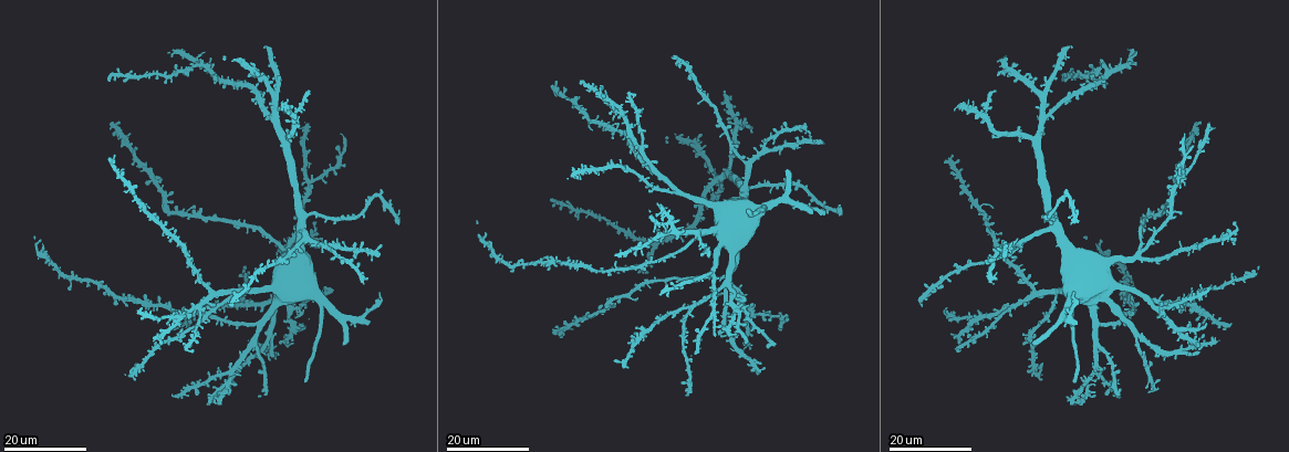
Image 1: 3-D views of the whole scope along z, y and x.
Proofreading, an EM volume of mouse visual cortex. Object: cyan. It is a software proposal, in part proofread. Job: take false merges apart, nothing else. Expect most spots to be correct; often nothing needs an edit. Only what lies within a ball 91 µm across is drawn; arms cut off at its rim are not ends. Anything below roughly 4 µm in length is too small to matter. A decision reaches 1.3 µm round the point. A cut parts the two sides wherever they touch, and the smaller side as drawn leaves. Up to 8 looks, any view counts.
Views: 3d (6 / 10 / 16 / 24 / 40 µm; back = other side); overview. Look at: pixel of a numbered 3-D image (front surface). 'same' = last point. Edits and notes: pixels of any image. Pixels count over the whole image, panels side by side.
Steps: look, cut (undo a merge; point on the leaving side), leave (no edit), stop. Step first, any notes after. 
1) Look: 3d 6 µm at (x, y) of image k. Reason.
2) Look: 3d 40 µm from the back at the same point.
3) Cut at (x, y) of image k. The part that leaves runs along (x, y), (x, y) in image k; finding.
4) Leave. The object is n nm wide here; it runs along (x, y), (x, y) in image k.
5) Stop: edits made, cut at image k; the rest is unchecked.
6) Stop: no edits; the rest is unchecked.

Look: 3d 24 µm at (285, 248) of image 1.

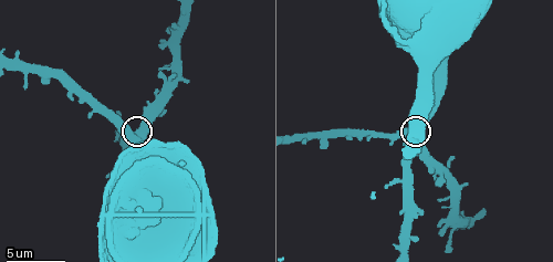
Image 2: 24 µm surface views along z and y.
Look: 3d 10 µm at (132, 134) of image 2.

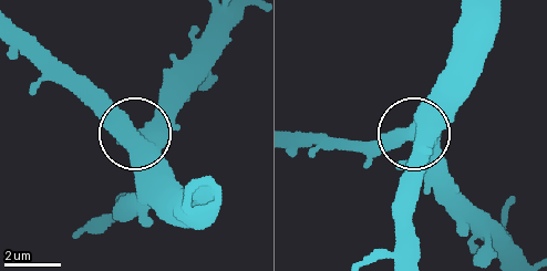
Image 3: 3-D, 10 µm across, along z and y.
Leave. The object is 590 nm wide here; all the same neuron.

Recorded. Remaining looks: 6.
Look: 3d 16 µm at (665, 222) of image 1. Arms part here.

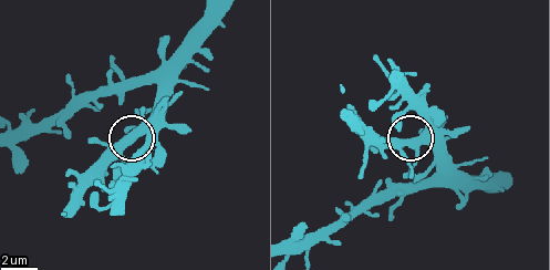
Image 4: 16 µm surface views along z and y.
Look: 3d 6 µm at (421, 139) of image 4.

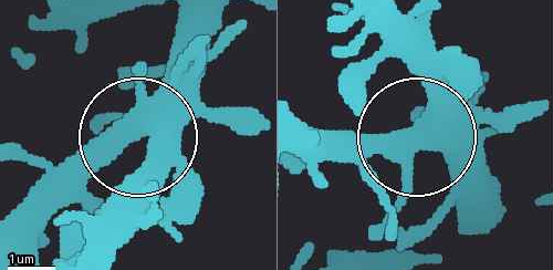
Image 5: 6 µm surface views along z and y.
Leave. The side arm is 8 µm long; it runs along (501, 204), (421, 136), (445, 49) in image 5; all the same neuron.

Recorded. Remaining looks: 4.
Look: 3d 24 µm at (676, 191) of image 1.

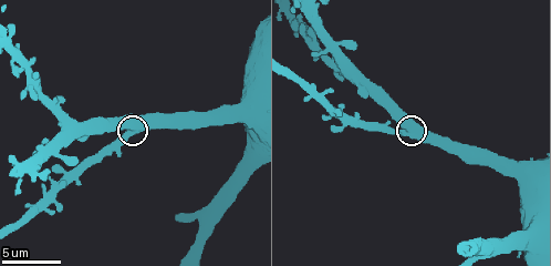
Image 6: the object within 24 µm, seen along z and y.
Look: 3d 10 µm at (409, 132) of image 6.

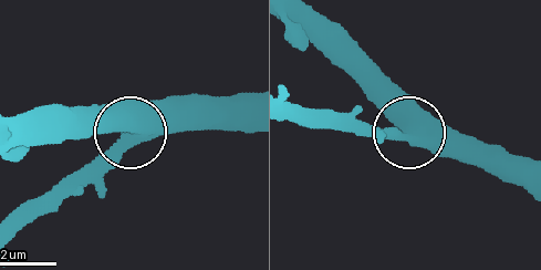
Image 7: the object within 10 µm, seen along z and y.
Leave. Continuous, no second neuron.

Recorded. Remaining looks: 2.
Look: 3d 24 µm at (324, 305) of image 1.

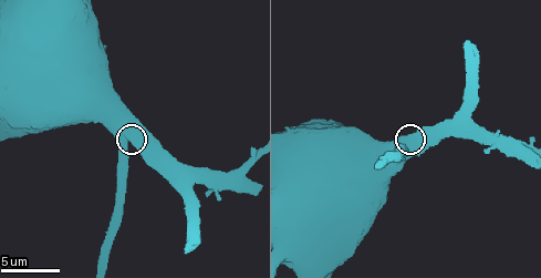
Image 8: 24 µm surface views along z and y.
Look: 3d 6 µm at (408, 142) of image 8.

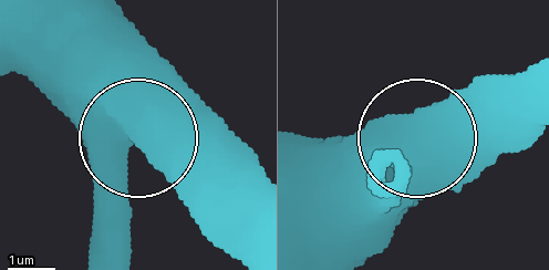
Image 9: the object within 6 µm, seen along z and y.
Leave. The side arm is 20 µm long; all the same neuron.

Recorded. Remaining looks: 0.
Stop: no edits; the rest is unchecked.

